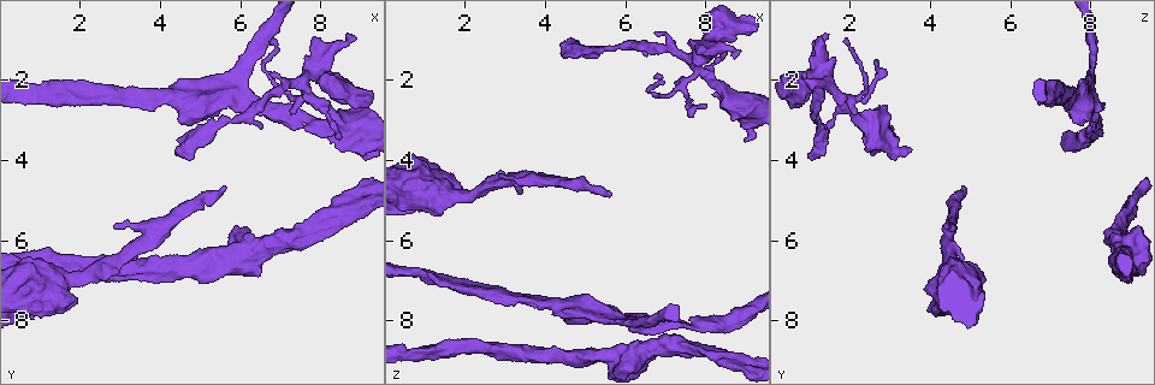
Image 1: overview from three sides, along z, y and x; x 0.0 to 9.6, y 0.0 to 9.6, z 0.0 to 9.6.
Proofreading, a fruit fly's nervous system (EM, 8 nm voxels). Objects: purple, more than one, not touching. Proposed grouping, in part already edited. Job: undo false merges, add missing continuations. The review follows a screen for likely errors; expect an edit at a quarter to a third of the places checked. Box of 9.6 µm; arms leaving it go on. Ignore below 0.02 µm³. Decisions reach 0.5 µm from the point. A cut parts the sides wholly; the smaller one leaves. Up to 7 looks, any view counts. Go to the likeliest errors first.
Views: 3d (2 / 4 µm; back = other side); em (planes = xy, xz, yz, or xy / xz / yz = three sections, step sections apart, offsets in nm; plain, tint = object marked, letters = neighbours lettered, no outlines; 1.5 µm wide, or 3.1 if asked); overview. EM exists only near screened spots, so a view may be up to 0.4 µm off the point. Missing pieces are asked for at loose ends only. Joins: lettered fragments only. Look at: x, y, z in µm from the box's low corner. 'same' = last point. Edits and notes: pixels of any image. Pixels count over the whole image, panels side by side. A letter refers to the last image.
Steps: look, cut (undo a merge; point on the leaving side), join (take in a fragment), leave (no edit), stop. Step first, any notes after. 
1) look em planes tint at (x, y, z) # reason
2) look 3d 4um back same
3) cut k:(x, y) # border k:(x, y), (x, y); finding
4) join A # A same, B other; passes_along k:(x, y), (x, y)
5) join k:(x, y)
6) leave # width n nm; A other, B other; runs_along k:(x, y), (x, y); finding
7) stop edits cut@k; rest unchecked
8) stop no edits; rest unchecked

look 3d 2um at (2.85, 5.70, 4.40) # an open end

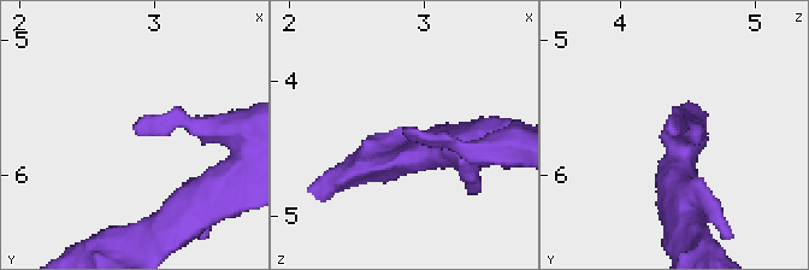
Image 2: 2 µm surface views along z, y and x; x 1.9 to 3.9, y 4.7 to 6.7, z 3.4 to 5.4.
look em planes plain at (2.86, 5.68, 4.40)

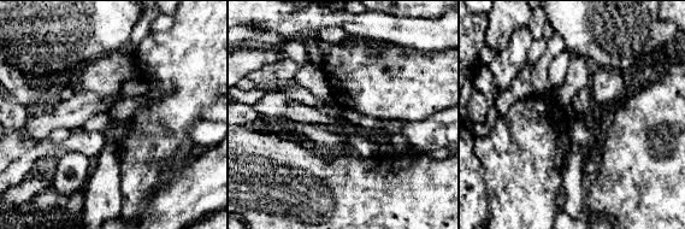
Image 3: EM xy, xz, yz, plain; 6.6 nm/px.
look em planes letters same

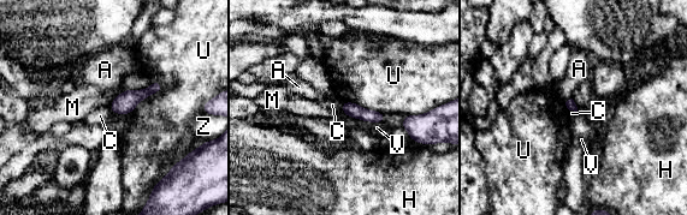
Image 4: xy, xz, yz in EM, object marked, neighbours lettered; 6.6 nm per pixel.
leave # A other, C other, H other, M other, U other, V other, Z other; runs_along 4:(344, 105), (363, 114), (382, 117); no lettered fragment goes on from it

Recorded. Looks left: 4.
look 3d 4um at (2.70, 2.25, 7.30) # arms part here

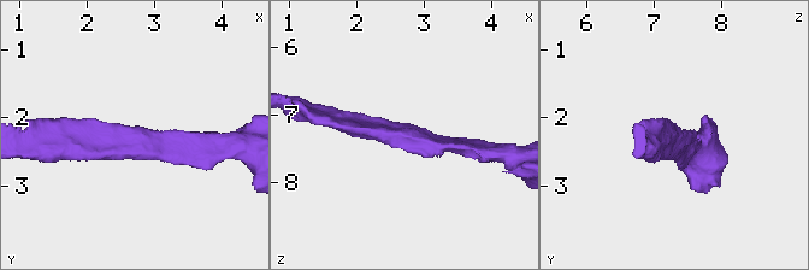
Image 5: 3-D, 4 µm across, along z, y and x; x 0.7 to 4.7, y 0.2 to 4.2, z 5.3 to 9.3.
look em yz step 8 letters at (2.65, 2.30, 7.30)

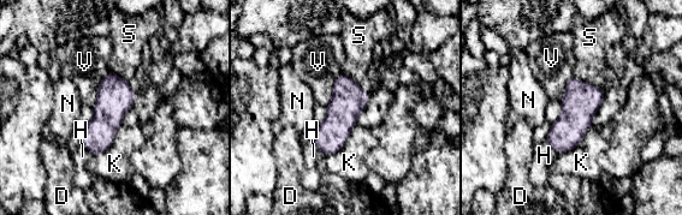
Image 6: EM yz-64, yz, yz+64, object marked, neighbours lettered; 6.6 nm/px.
leave # D other, H other, K other, N other, S other, V other; continuous, no second cell

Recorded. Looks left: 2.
stop no edits; rest unchecked

